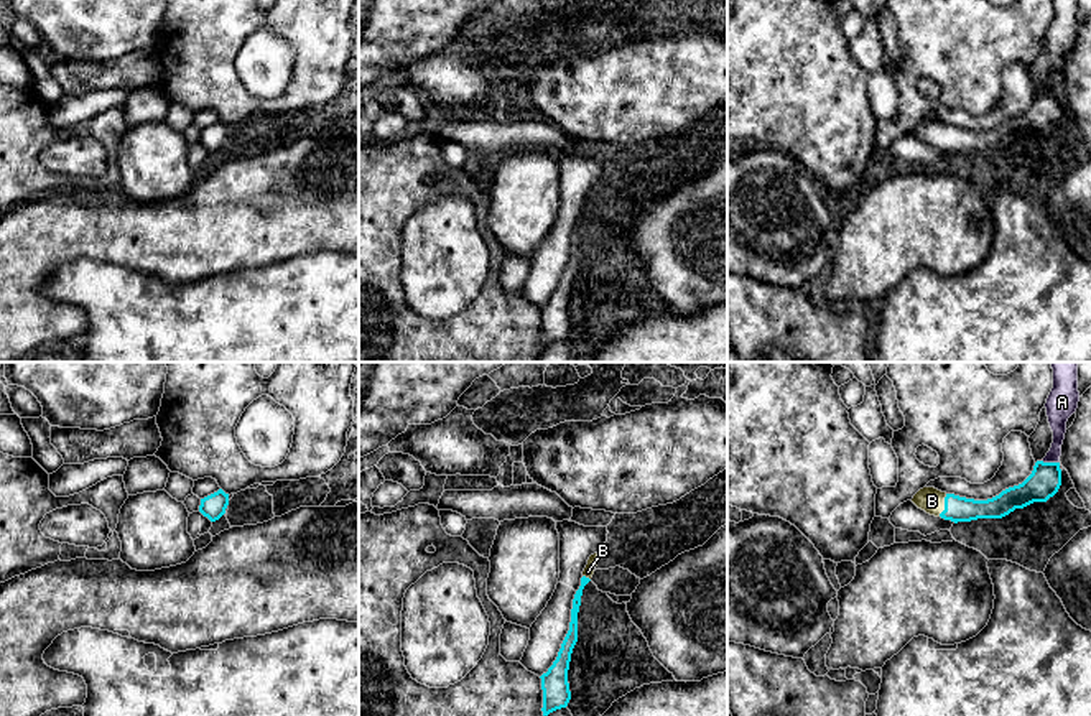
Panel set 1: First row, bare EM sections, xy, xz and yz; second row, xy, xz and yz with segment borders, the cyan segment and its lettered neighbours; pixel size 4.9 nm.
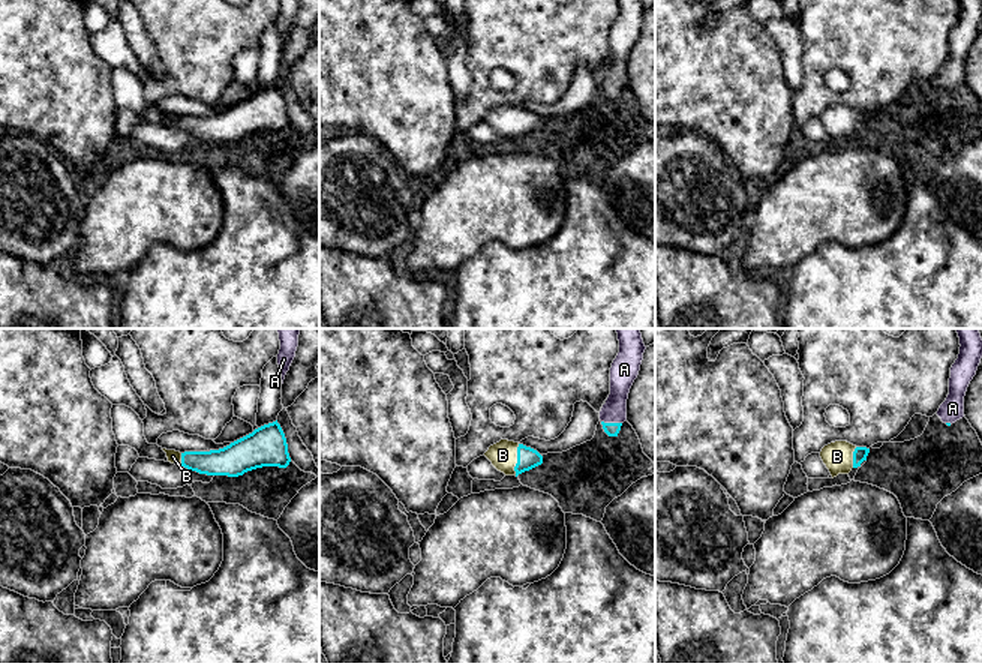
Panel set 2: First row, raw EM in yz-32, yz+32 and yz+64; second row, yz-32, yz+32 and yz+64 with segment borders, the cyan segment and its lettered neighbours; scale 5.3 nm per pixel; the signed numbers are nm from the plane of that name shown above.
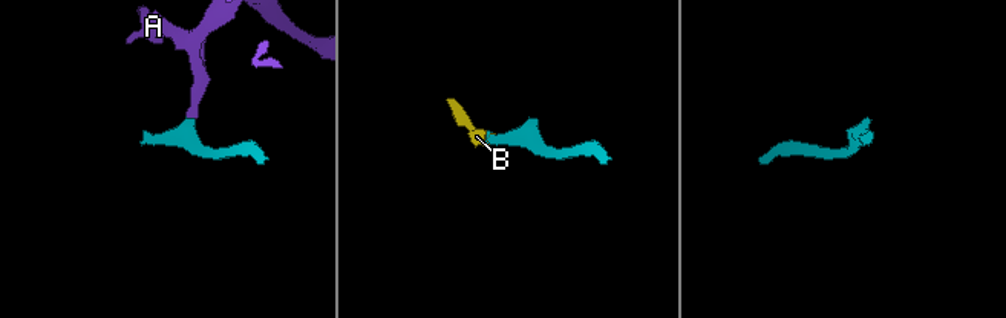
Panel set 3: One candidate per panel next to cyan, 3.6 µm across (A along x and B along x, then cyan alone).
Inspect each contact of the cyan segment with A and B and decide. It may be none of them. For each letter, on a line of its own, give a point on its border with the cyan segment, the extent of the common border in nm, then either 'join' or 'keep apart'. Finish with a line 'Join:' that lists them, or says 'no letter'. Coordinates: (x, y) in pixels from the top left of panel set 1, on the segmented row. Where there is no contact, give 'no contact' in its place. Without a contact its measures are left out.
A: yz (1050, 463) | 90 nm | join
B: yz (945, 506) | 120 nm | join
Join: A, B

